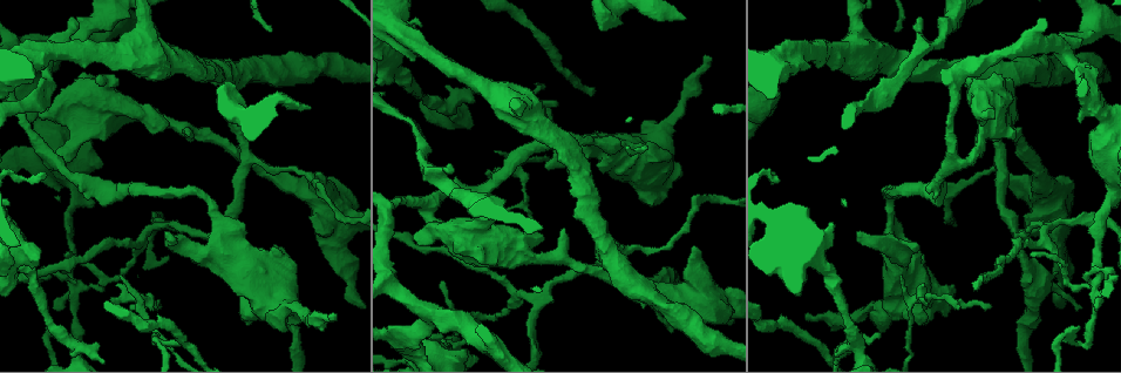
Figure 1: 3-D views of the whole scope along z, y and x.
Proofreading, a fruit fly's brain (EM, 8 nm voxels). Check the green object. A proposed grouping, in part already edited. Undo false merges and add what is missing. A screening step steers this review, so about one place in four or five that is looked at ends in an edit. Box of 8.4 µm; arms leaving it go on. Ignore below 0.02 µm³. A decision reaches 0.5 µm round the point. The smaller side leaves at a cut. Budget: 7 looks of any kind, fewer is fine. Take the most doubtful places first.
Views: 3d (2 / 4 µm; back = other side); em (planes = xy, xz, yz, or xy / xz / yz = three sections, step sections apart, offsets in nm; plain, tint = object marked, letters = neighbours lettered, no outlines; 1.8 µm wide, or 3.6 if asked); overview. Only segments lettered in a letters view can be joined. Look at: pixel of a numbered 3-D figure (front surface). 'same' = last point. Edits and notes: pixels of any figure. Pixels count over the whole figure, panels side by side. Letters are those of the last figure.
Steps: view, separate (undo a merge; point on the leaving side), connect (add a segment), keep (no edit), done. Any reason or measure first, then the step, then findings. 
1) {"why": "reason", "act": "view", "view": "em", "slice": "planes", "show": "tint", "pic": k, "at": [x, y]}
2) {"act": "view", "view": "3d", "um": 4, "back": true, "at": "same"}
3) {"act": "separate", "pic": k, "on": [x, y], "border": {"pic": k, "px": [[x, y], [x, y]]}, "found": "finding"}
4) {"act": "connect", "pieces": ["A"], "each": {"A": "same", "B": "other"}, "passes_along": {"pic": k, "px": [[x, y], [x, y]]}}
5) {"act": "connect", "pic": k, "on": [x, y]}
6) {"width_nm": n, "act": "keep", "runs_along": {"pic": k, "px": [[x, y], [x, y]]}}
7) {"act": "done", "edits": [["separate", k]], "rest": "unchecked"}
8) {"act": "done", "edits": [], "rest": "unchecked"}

{"why": "thin neck", "act": "view", "view": "em", "slice": "yz", "step": 16, "show": "tint", "pic": 1, "at": [71, 286]}

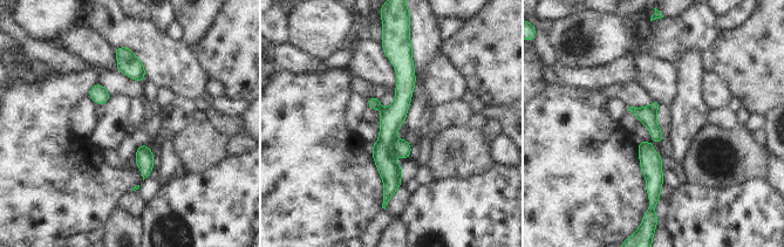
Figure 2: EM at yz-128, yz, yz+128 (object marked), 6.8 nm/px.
{"why": "another direction", "act": "view", "view": "em", "slice": "planes", "show": "letters", "at": "same"}

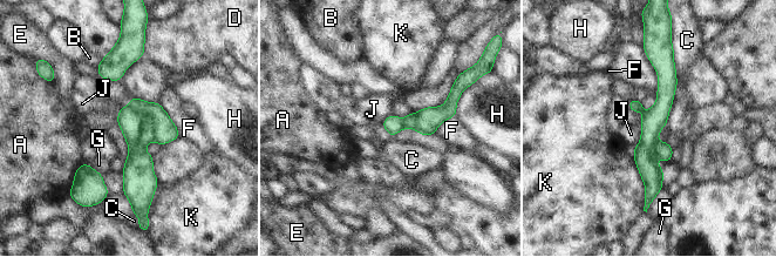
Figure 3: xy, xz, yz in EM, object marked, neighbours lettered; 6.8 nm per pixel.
{"width_nm": 120, "act": "separate", "pic": 3, "on": [147, 126], "each": {"A": "other", "B": "other", "C": "other", "D": "other", "E": "other", "F": "other", "G": "other", "H": "other", "J": "other", "K": "other"}, "border": {"pic": 3, "px": [[145, 112], [129, 150]]}, "found": "two cells meet here"}

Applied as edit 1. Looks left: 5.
{"why": "thick end", "act": "view", "view": "3d", "um": 2, "pic": 1, "at": [885, 329]}

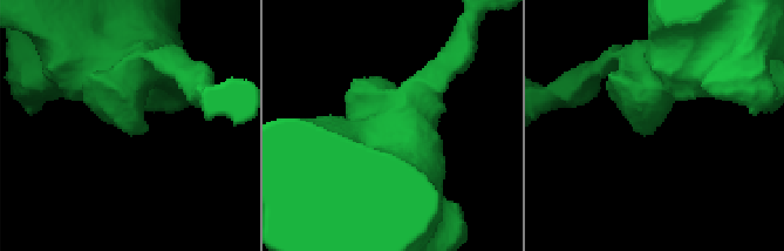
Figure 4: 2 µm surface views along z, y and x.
{"act": "view", "view": "em", "slice": "xz", "step": 8, "show": "tint", "pic": 4, "at": [652, 134]}

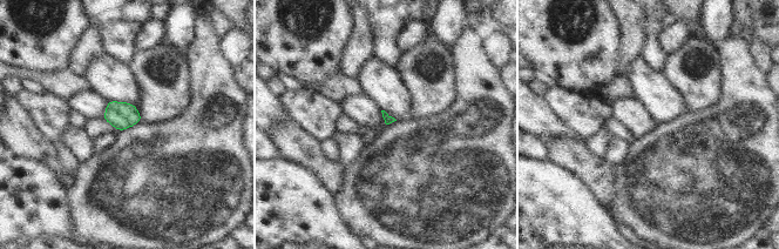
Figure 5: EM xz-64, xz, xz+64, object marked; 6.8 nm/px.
{"why": "cut it another way", "act": "view", "view": "em", "slice": "planes", "show": "letters", "at": "same"}

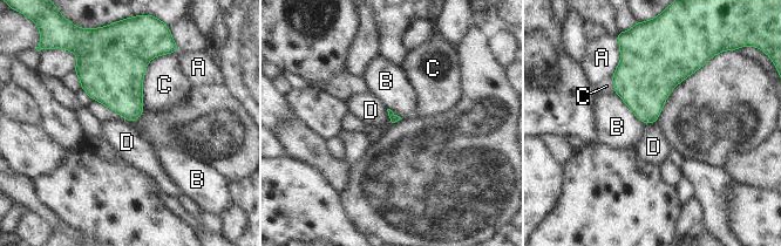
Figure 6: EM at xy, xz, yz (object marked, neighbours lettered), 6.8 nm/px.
{"longest_contact_nm": ["C", 440], "act": "keep", "each": {"A": "other", "B": "other", "C": "other", "D": "other"}, "found": "no lettered segment goes on from it"}

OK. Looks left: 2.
{"why": "abrupt turn", "act": "view", "view": "em", "um": 3.6, "slice": "xy", "step": 16, "show": "tint", "pic": 1, "at": [55, 162]}

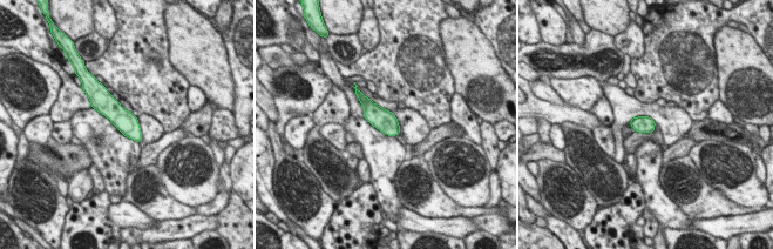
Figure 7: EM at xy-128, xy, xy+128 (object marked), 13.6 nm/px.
{"act": "view", "view": "em", "um": 3.6, "slice": "xz", "step": 4, "show": "letters", "at": "same"}

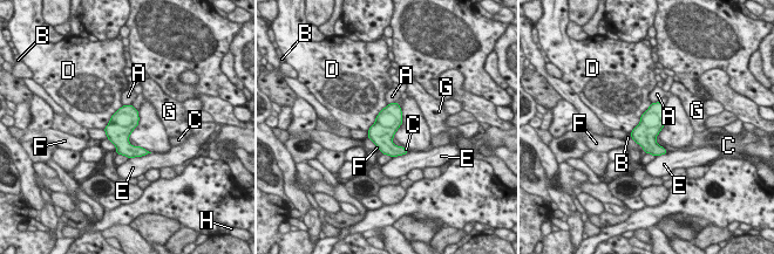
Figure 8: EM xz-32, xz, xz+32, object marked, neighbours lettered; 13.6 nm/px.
{"act": "keep", "each": {"A": "other", "B": "other", "C": "other", "D": "other", "E": "other", "F": "other", "G": "other", "H": "other"}, "border": {"pic": 8, "px": [[652, 103], [630, 134]]}, "found": "one cell here"}

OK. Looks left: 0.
{"act": "done", "edits": [["separate", 3]], "rest": "unchecked"}

